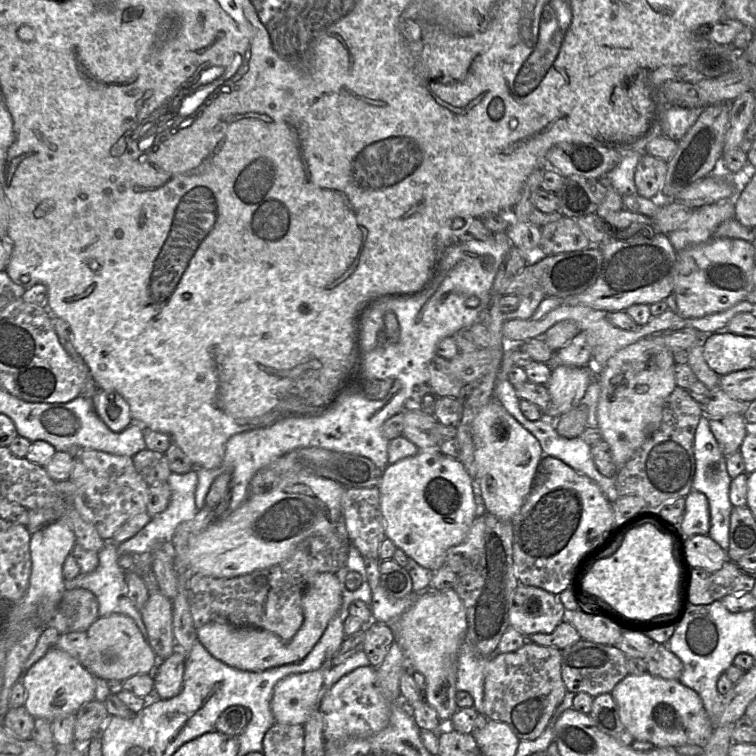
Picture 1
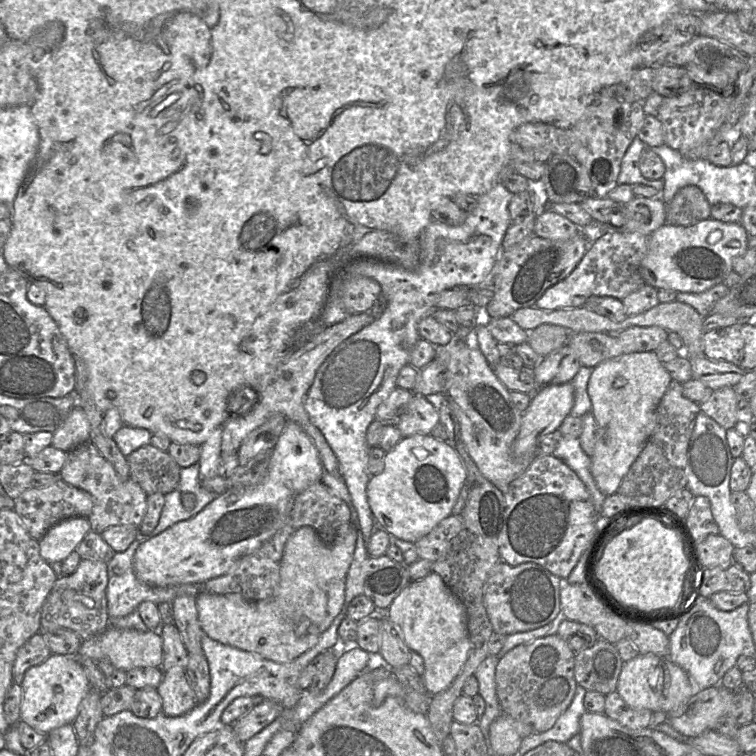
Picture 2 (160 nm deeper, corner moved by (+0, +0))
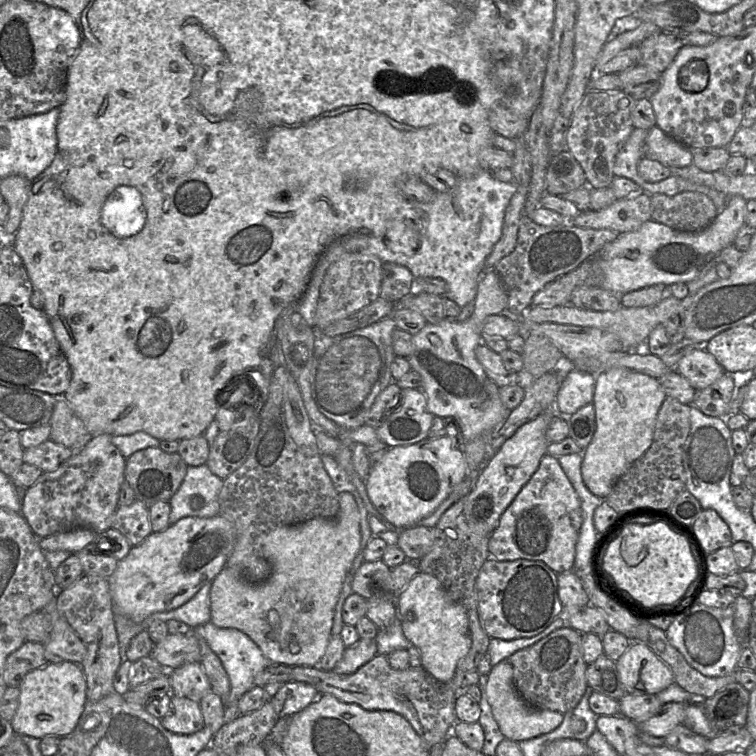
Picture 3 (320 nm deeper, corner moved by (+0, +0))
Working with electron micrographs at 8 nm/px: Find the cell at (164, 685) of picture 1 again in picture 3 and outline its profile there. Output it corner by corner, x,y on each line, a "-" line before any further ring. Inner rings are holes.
171,696
171,702
171,711
160,719
165,729
179,735
190,735
205,726
199,703
178,696

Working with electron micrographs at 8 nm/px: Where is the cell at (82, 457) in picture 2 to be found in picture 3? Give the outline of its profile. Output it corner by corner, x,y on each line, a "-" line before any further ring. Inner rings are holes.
139,500
129,506
119,505
112,528
123,534
132,546
140,544
152,533
148,507

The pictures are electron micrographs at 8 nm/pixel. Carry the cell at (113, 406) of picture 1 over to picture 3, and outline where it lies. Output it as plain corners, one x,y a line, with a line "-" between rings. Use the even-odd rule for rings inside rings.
108,434
92,439
56,470
42,473
39,480
23,491
20,513
39,538
76,528
89,528
96,534
112,528
119,506
119,491
125,481
126,459

